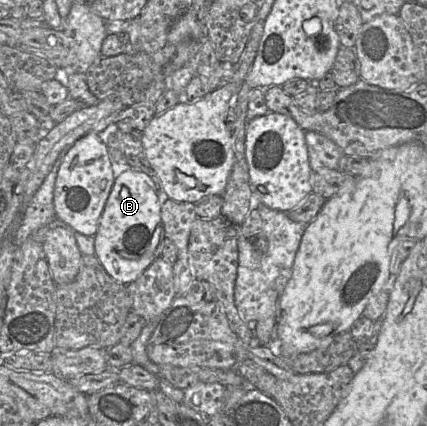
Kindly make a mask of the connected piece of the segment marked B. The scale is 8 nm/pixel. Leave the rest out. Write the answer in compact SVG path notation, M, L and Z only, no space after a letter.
M130 169L115 179L95 234L95 256L120 284L128 285L135 281L160 257L165 239L161 206L156 186L144 172Z

